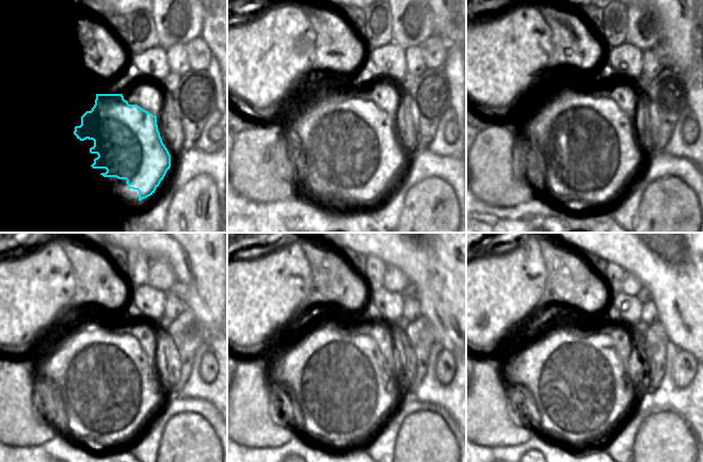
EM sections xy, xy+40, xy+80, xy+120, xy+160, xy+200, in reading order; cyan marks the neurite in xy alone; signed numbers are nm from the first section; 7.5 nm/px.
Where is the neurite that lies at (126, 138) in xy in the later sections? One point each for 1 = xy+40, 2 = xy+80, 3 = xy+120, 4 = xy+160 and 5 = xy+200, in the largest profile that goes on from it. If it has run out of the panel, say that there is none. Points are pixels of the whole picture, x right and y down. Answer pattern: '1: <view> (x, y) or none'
1: xy+40 (365, 144)
2: xy+80 (604, 144)
3: xy+120 (125, 383)
4: xy+160 (363, 384)
5: xy+200 (600, 385)

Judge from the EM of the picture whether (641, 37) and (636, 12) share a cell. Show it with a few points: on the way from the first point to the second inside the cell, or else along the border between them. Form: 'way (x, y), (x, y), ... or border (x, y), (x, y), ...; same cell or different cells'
way (641, 31), (640, 18); same cell

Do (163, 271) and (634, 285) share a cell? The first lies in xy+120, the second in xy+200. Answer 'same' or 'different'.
same

